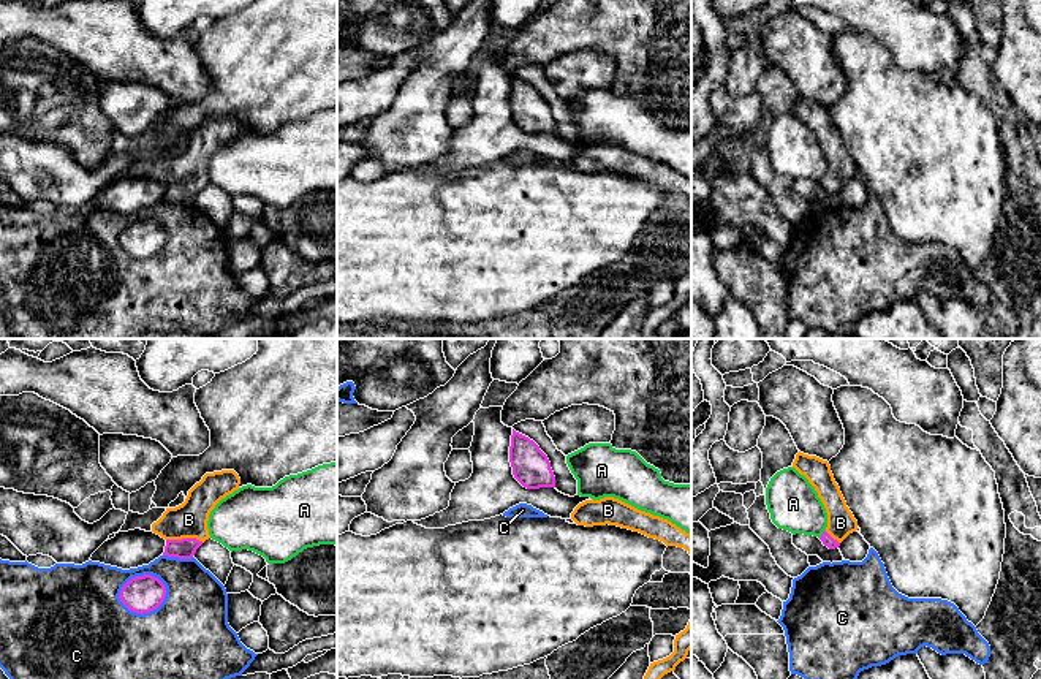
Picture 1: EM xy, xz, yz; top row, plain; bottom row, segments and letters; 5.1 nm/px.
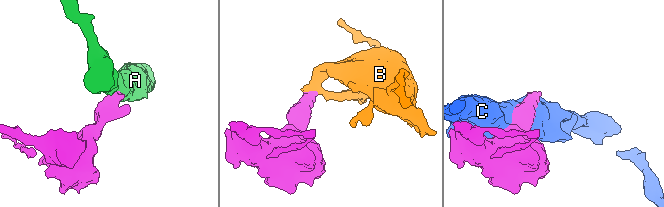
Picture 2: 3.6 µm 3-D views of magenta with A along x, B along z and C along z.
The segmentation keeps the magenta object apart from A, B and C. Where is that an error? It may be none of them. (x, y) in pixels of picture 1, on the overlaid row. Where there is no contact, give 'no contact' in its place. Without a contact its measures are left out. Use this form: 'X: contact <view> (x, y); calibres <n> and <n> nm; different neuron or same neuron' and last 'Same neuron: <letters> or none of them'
A: contact yz (823, 534); calibres 60 and 260 nm; different neuron
B: contact xy (185, 538); calibres 110 and 180 nm; same neuron
C: contact xy (140, 576); calibres 190 and 280 nm; different neuron
Same neuron: B

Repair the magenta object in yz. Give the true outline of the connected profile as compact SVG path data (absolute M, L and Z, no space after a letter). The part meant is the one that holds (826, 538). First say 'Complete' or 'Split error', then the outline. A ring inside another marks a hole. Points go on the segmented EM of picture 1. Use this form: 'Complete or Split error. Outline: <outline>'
Split error. Outline: M799 451L793 467L808 480L826 508L827 527L820 540L829 549L838 548L850 533L857 530L857 521L846 506L829 462Z

